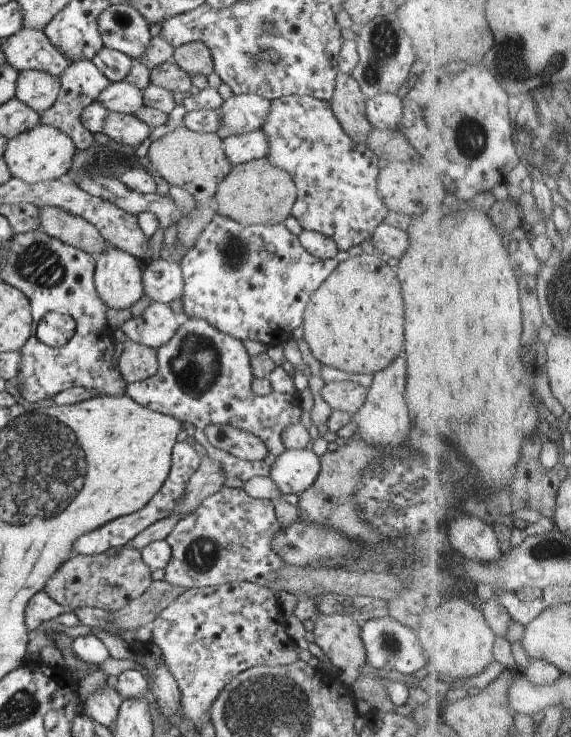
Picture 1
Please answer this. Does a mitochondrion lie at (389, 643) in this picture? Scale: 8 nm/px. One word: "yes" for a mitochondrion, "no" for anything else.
yes

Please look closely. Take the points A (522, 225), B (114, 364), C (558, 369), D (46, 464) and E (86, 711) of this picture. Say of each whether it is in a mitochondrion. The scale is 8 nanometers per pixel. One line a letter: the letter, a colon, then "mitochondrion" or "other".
A: other
B: other
C: other
D: mitochondrion
E: other

